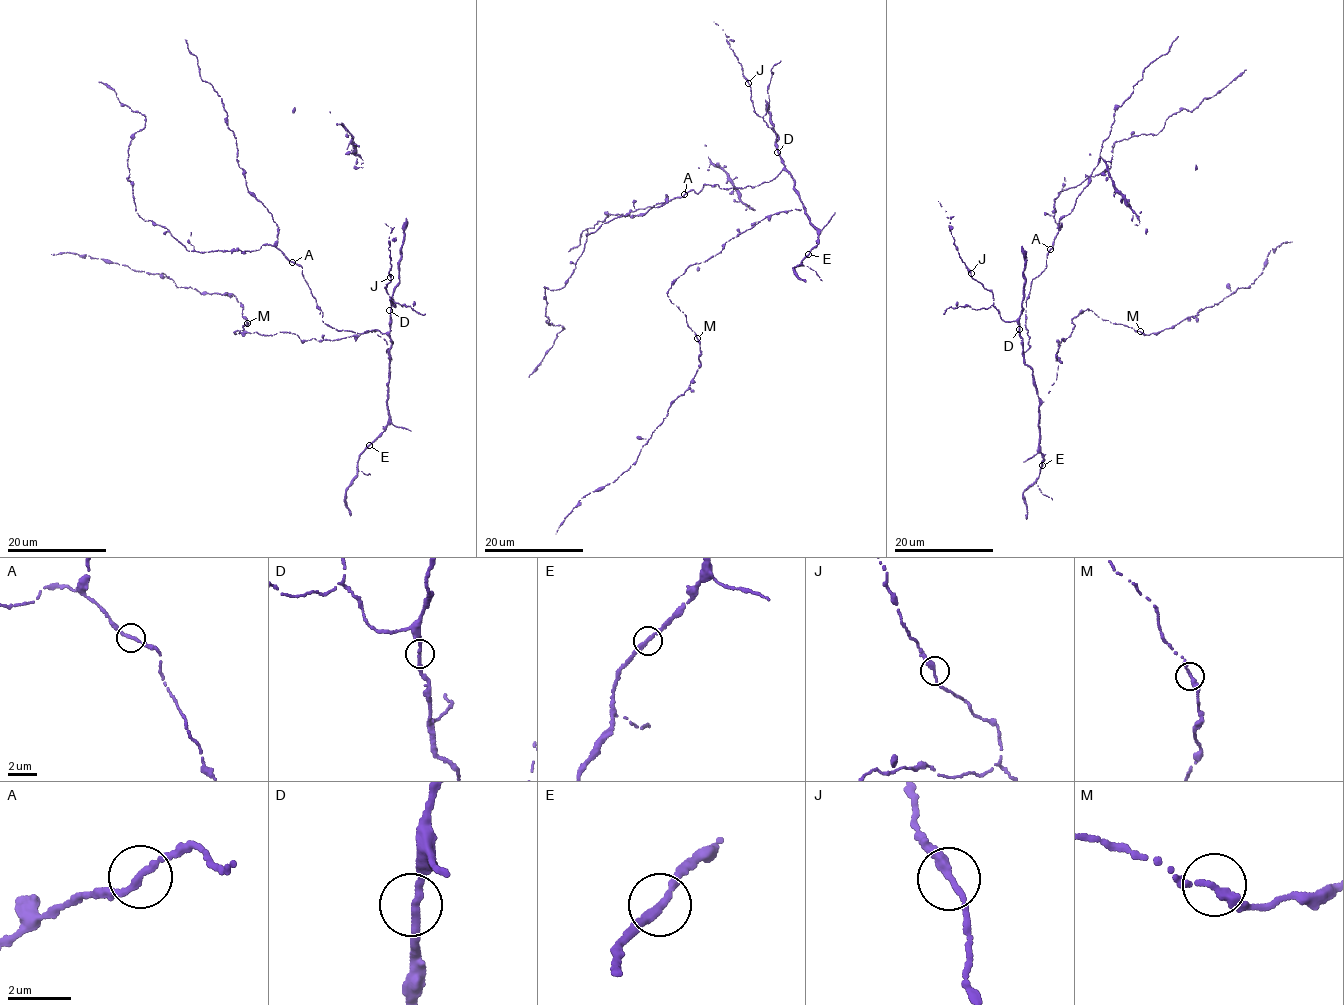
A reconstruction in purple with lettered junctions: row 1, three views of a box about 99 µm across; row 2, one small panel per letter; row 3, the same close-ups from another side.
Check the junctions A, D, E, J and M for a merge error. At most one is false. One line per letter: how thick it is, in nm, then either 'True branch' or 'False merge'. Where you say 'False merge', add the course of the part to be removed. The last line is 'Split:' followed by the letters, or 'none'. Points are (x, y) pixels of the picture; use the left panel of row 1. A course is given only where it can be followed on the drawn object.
A: Thickness 240 nm. True branch
D: Thickness 240 nm. True branch
E: Thickness 240 nm. True branch
J: Thickness 260 nm. True branch
M: Thickness 240 nm. True branch
Split: none

